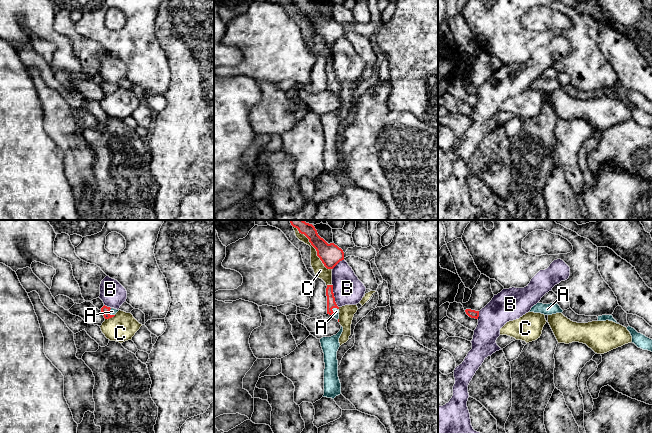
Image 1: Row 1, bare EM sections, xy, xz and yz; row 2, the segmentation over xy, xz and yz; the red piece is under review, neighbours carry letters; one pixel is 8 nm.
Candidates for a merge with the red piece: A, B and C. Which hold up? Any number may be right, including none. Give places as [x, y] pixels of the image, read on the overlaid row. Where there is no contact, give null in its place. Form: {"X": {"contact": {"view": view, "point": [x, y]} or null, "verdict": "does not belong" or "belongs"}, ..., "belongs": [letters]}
{"A": {"contact": {"view": "xz", "point": [332, 308]}, "verdict": "belongs"}, "B": {"contact": {"view": "xz", "point": [333, 296]}, "verdict": "does not belong"}, "C": {"contact": {"view": "xz", "point": [314, 247]}, "verdict": "does not belong"}, "belongs": ["A"]}

